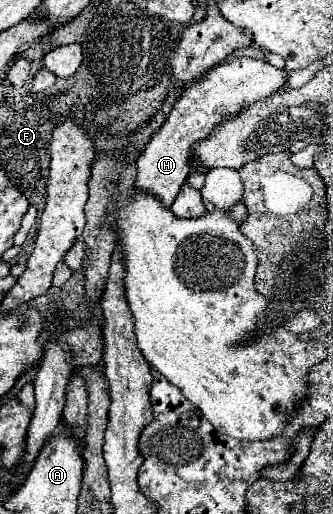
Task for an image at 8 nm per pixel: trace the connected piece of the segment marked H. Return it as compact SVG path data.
M236 59L232 63L224 63L216 69L212 69L206 79L192 83L182 97L174 103L172 111L166 117L166 123L152 135L152 139L146 143L144 151L140 153L136 167L136 187L142 191L156 193L164 207L170 207L180 193L182 185L186 183L186 177L190 175L190 157L192 157L192 145L200 139L206 139L212 129L224 119L228 113L238 113L242 107L248 107L254 101L260 101L274 91L278 91L286 81L286 71L280 71L272 67L266 61L258 59Z

